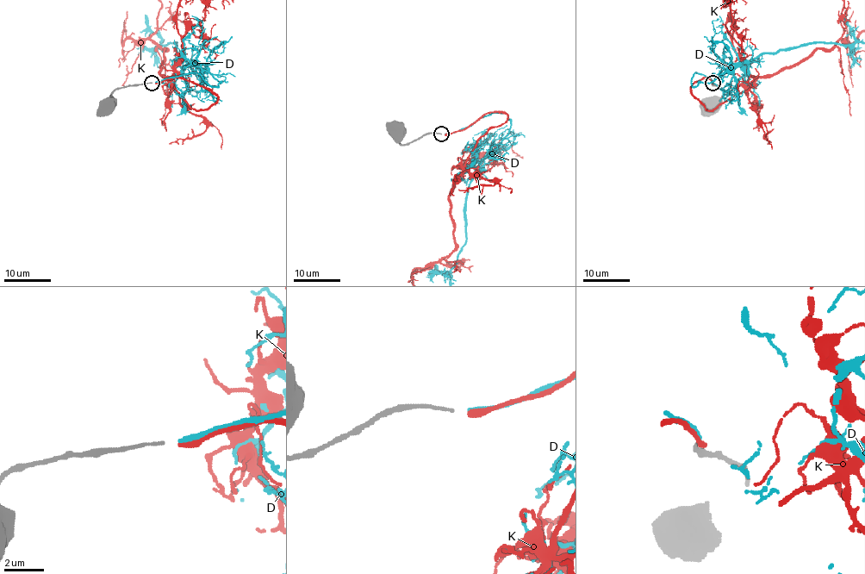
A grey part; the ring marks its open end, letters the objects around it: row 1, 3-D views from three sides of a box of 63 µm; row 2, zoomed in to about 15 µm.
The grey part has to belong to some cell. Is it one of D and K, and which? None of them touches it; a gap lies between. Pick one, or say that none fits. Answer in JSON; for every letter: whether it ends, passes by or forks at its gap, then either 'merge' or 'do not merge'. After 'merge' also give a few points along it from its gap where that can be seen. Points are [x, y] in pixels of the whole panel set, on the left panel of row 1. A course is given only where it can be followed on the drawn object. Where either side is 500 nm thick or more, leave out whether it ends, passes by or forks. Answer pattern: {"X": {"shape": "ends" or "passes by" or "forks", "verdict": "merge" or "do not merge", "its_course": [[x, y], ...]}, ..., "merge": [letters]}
{"D": {"shape": "ends", "verdict": "do not merge"}, "K": {"shape": "ends", "verdict": "merge"}, "merge": ["K"]}

